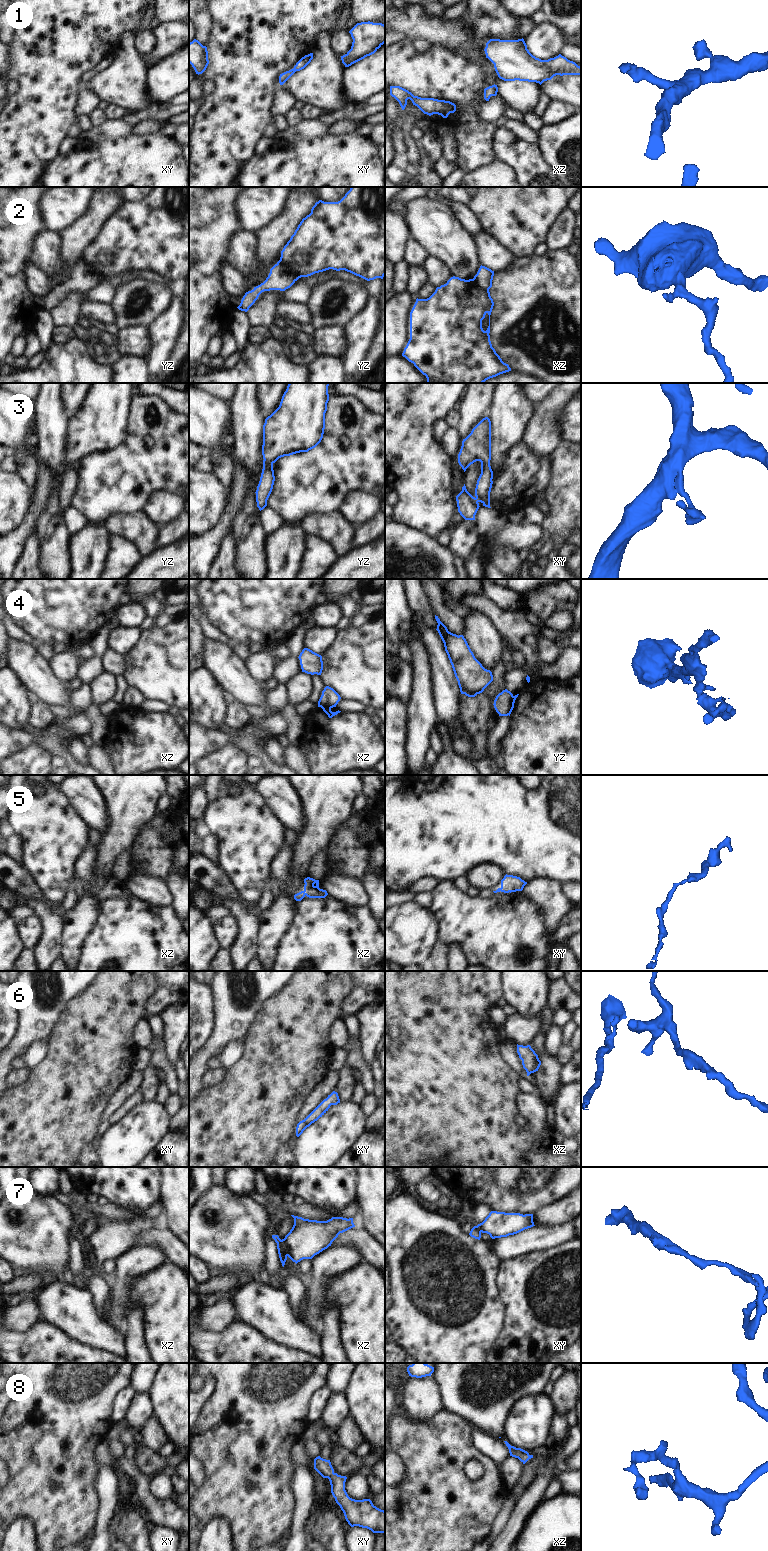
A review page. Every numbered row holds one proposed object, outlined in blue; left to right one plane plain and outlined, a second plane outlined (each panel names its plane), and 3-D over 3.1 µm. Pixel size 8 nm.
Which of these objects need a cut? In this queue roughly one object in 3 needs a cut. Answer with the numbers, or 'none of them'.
2, 4, 7.

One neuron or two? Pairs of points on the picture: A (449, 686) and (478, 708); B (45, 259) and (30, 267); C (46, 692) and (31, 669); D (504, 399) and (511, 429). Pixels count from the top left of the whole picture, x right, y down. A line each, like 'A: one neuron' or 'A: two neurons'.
A: two neurons
B: two neurons
C: one neuron
D: one neuron

